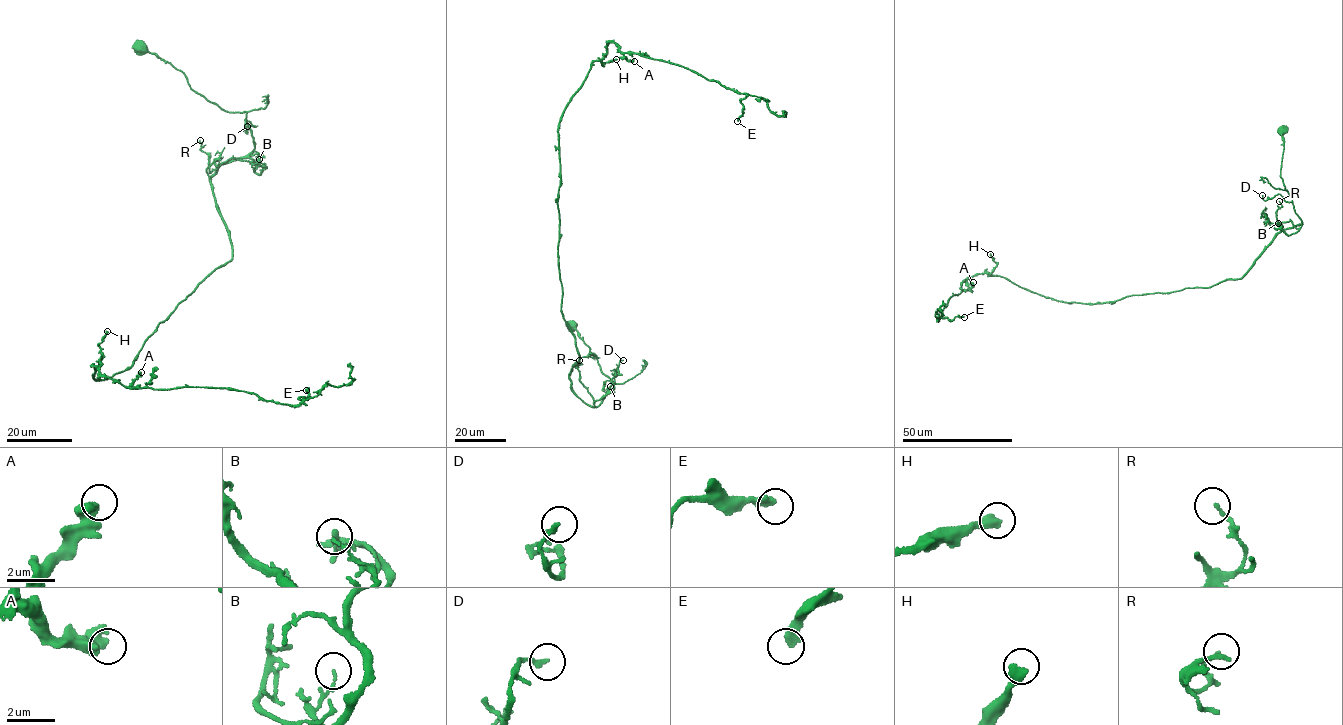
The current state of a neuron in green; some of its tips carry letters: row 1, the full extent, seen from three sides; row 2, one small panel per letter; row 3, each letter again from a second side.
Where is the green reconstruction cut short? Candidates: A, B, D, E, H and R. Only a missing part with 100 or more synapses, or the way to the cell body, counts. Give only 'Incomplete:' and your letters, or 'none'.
Incomplete: H

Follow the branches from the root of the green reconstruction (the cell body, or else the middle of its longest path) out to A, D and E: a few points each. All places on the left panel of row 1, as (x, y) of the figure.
A: (141, 47), (254, 147), (209, 178), (230, 260), (131, 366), (91, 365), (141, 372)
D: (141, 47), (179, 69), (209, 101), (246, 112), (254, 126), (244, 120), (246, 133), (247, 126)
E: (141, 47), (254, 147), (209, 178), (230, 260), (92, 378), (306, 390)

